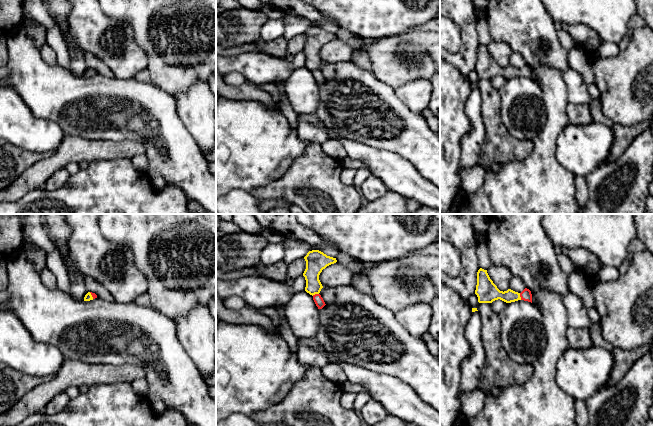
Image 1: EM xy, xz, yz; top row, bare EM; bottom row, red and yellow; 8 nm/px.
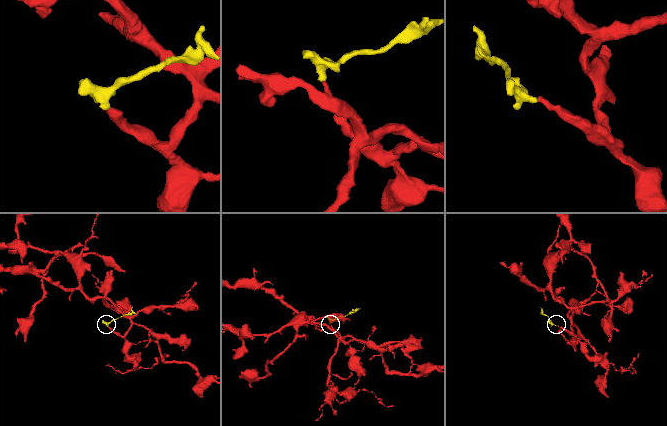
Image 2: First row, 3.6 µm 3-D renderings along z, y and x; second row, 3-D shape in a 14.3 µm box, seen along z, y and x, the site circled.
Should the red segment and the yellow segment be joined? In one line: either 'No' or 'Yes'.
Yes

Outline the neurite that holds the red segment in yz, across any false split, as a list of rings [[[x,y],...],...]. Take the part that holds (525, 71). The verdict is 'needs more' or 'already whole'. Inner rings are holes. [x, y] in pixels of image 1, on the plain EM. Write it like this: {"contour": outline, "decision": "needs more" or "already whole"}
{"contour": [[[480,44],[477,48],[477,61],[475,70],[479,79],[492,79],[495,76],[502,76],[506,79],[524,76],[532,79],[531,67],[525,64],[521,69],[511,65],[500,67],[490,55],[487,46]]], "decision": "needs more"}

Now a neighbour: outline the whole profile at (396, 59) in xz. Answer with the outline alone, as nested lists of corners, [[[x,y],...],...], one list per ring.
[[[410,29],[376,39],[365,48],[365,53],[374,76],[394,89],[418,78],[431,80],[433,75],[440,72],[440,33]]]

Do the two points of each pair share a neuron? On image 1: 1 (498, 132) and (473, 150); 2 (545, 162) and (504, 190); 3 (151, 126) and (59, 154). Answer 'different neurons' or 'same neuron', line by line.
1: different neurons
2: same neuron
3: different neurons

